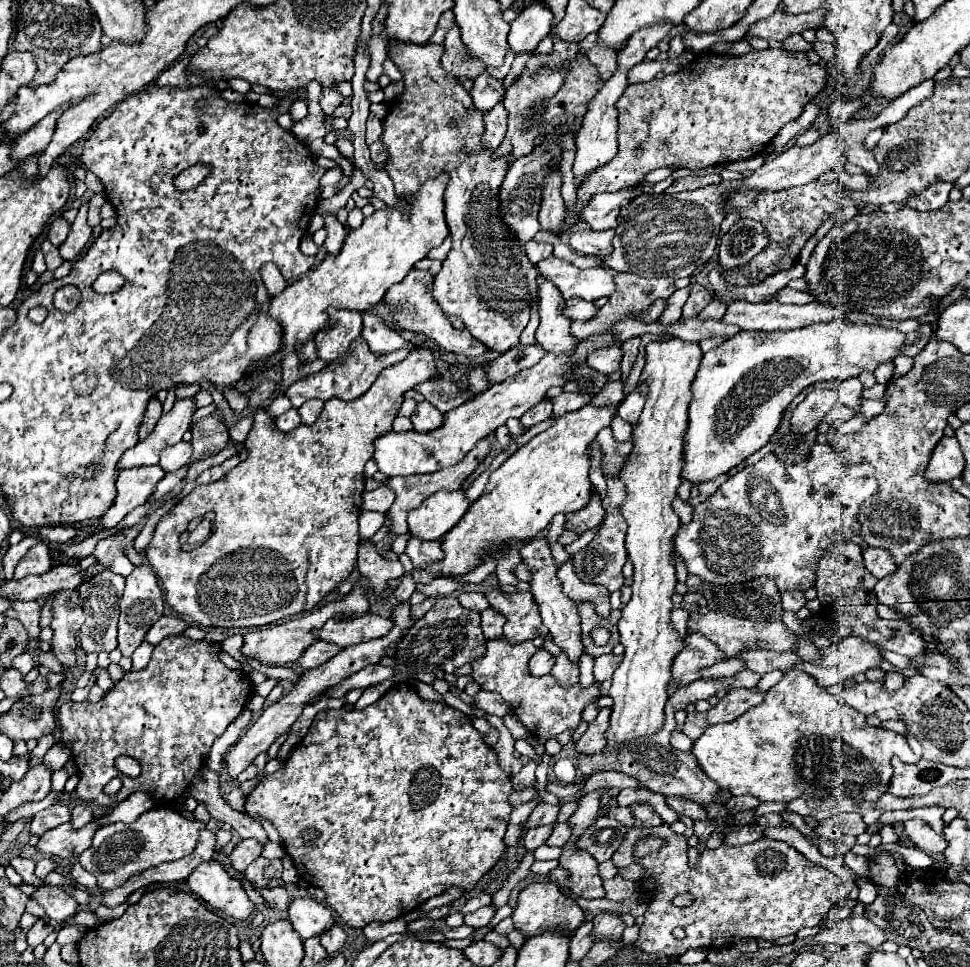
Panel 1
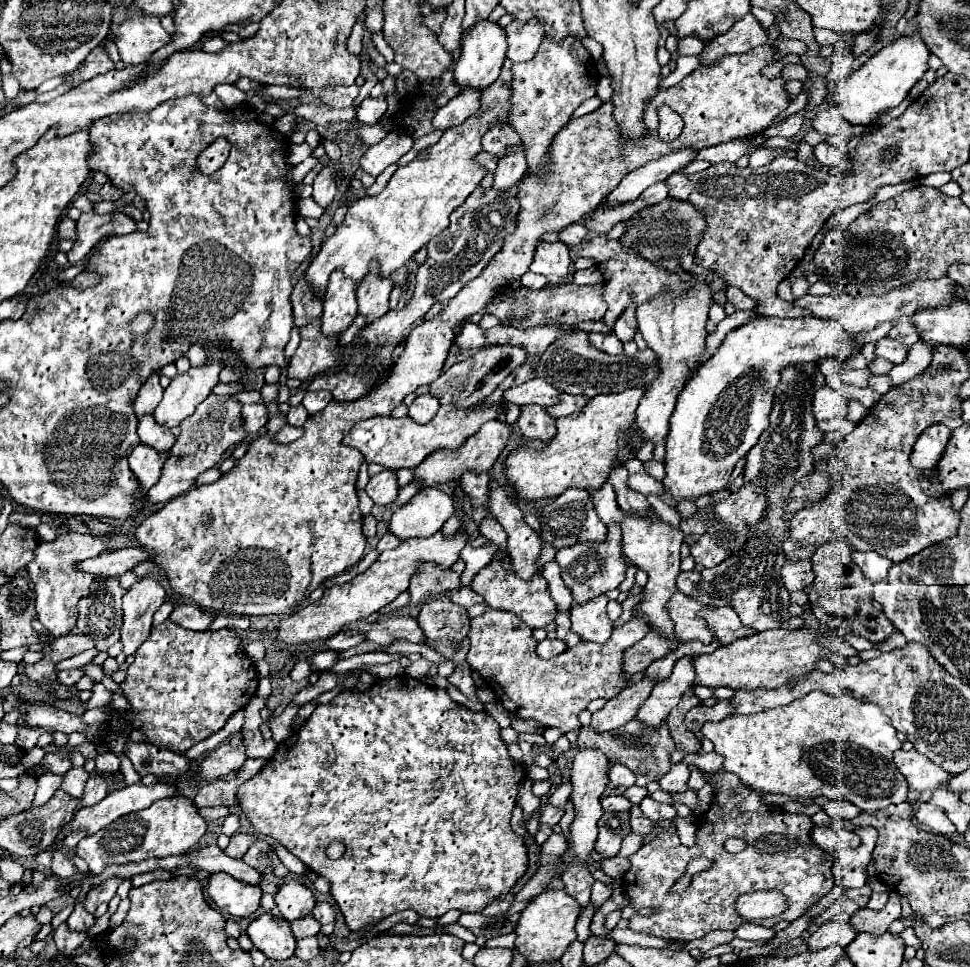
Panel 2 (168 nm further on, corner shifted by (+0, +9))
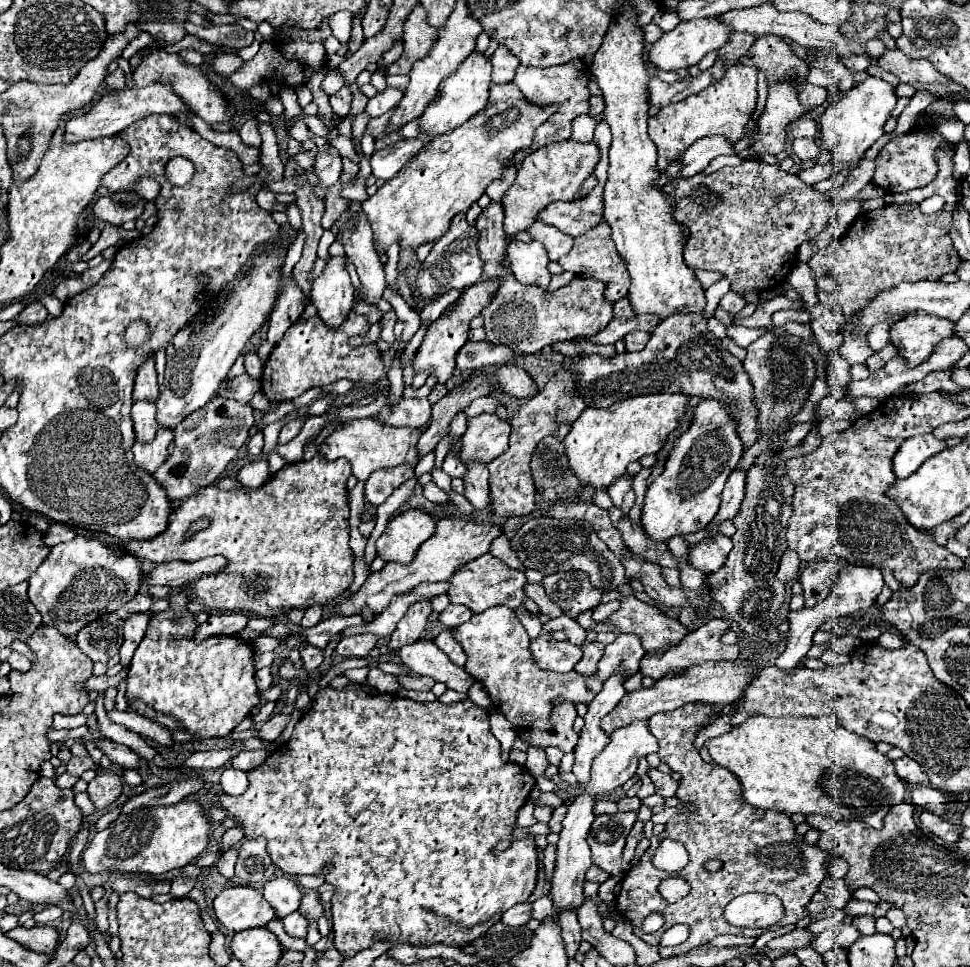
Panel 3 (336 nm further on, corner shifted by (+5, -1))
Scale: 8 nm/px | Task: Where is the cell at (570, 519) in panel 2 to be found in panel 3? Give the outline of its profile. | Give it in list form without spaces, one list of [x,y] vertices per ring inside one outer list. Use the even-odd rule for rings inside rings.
[[[536,517],[524,523],[514,533],[514,537],[510,539],[510,547],[516,551],[518,559],[528,569],[536,569],[544,575],[578,569],[578,571],[586,571],[590,575],[592,585],[604,593],[622,585],[626,581],[622,561],[616,559],[616,555],[608,549],[608,545],[598,537],[598,533],[588,523],[582,523],[582,527],[574,527],[572,523],[574,521],[568,519]]]

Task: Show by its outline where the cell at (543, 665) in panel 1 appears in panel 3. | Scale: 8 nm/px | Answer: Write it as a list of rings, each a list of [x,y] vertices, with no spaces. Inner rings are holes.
[[[542,633],[538,639],[530,643],[532,659],[538,669],[544,671],[554,671],[554,673],[566,673],[572,671],[578,659],[582,657],[582,649],[578,645],[568,643],[558,643],[550,639],[550,635]]]

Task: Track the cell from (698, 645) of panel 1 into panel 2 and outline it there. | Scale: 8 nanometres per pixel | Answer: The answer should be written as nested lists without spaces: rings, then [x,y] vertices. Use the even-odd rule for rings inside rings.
[[[679,659],[671,677],[657,683],[649,699],[639,707],[635,719],[639,719],[647,729],[659,729],[669,711],[679,703],[679,697],[691,687],[691,681],[695,679],[693,673],[695,669],[691,669],[691,659]]]

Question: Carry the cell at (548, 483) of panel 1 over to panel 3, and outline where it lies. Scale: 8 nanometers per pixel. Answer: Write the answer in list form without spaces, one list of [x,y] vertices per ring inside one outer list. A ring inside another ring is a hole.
[[[658,393],[632,397],[614,403],[606,409],[586,407],[562,439],[568,467],[584,487],[608,487],[620,475],[624,475],[628,463],[638,461],[644,455],[658,453],[668,433],[678,427],[678,419],[688,407],[688,397],[682,393]]]

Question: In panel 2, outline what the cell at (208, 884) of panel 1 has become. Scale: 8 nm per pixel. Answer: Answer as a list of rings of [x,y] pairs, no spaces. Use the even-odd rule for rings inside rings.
[[[215,873],[209,877],[207,893],[215,905],[231,917],[249,917],[261,907],[263,897],[263,889],[259,885],[247,885],[225,873]]]

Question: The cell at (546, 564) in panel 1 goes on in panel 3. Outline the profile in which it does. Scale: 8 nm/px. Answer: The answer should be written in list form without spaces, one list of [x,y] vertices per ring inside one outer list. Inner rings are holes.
[[[470,463],[468,473],[464,477],[464,497],[478,509],[490,509],[490,485],[488,485],[488,469],[480,463]]]

